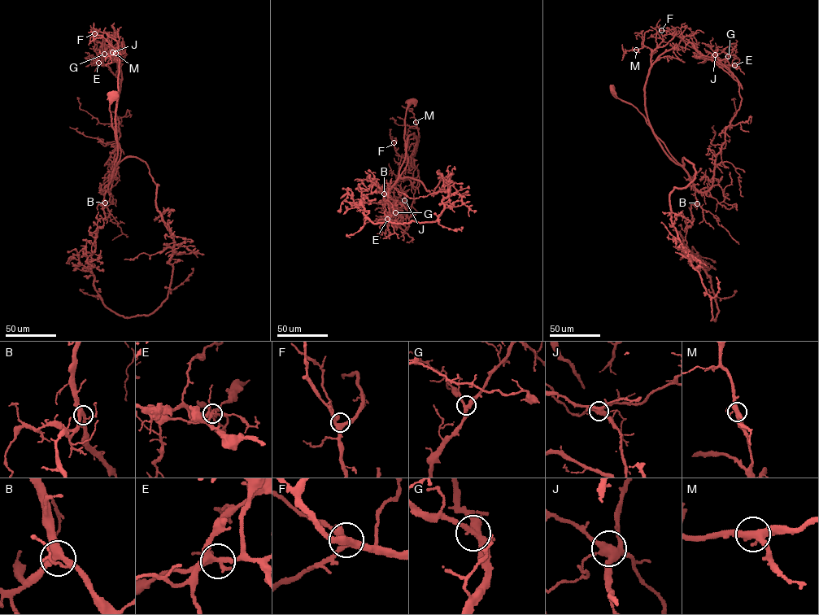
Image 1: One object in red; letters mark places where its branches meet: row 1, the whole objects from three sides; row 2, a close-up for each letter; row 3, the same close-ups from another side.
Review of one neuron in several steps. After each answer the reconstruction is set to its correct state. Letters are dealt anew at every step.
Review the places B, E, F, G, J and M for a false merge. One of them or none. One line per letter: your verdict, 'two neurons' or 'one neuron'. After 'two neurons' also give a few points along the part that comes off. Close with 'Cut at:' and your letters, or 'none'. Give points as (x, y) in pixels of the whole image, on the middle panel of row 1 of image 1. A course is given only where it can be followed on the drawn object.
B: one neuron
E: one neuron
F: one neuron
G: one neuron
J: two neurons; foreign part runs (404, 200), (394, 197), (395, 184), (399, 180), (391, 172), (389, 163)
M: one neuron
Cut at: J

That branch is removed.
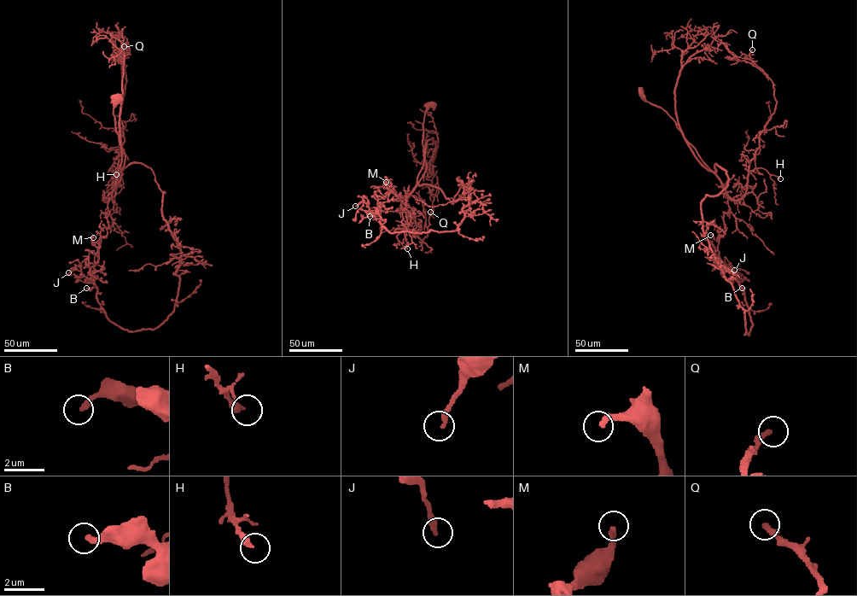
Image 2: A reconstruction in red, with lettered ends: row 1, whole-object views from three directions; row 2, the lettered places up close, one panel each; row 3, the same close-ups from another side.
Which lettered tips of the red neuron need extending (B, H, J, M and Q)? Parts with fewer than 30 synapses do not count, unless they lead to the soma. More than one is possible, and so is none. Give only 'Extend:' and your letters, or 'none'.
Extend: none

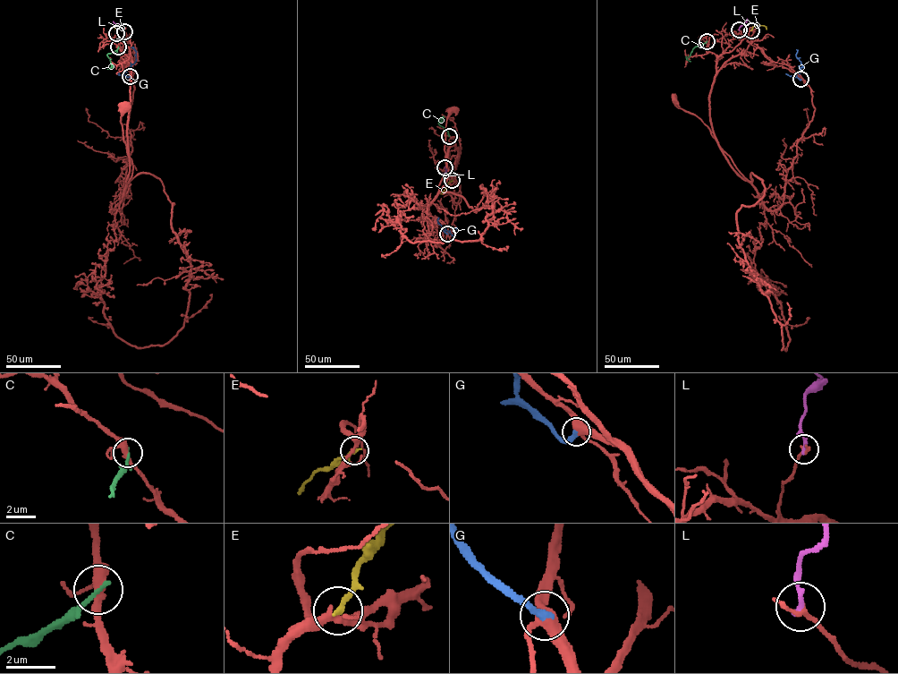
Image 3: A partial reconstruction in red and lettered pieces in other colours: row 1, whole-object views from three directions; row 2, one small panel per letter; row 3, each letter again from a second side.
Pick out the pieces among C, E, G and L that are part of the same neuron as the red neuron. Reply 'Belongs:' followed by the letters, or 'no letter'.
Belongs: G

